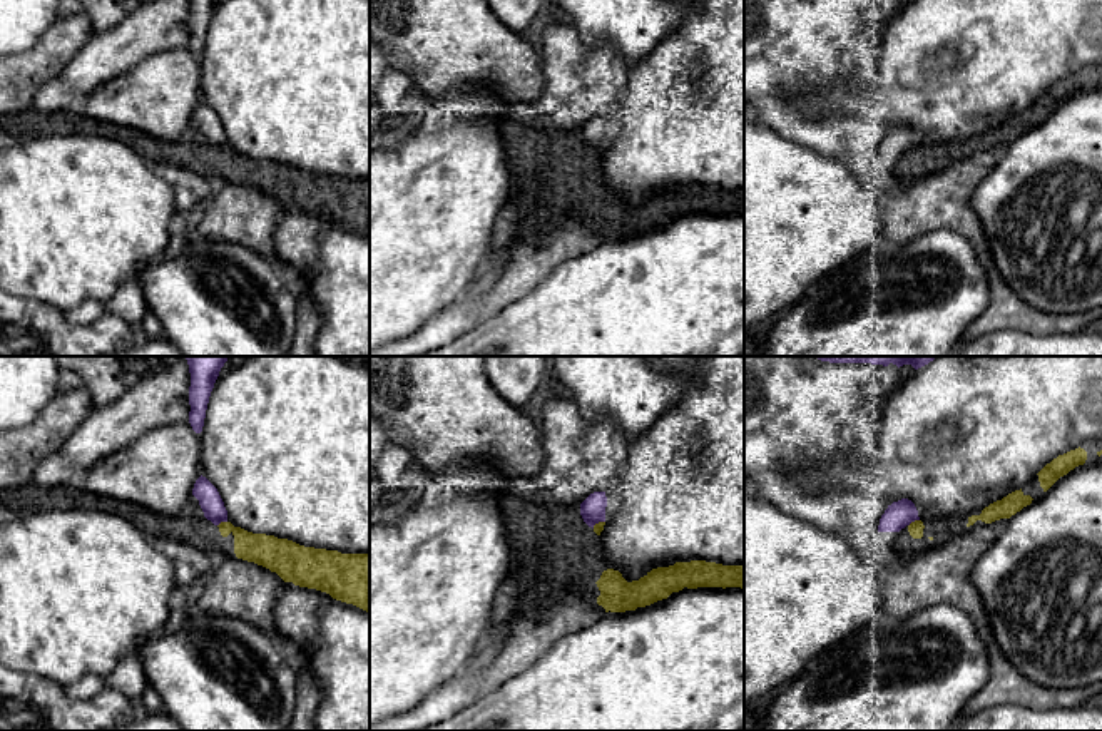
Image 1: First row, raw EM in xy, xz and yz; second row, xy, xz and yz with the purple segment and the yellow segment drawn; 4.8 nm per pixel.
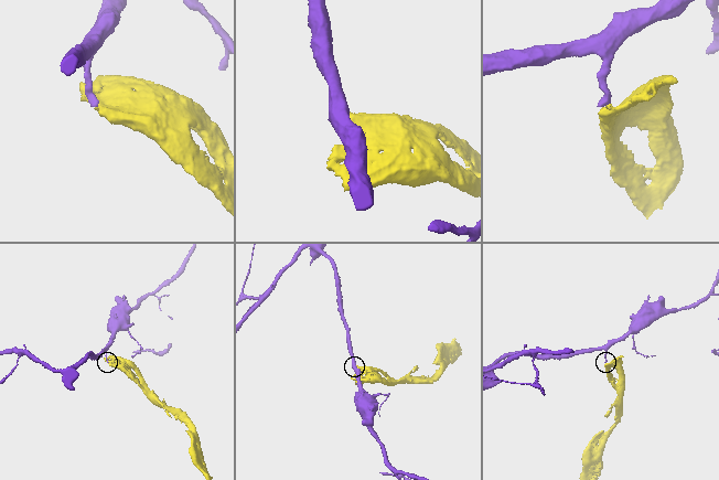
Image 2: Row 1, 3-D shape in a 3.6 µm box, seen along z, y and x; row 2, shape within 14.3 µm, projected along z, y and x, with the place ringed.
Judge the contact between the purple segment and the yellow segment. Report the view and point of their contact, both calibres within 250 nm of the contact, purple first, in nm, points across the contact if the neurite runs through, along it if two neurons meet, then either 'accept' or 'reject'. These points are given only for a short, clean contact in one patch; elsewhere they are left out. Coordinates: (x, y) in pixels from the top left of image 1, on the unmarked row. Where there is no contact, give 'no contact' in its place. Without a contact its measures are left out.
meets purple in yz at (913, 146); 130 nm thick on the purple side, 70 nm on the other; border along yz (918, 144), (908, 151); reject

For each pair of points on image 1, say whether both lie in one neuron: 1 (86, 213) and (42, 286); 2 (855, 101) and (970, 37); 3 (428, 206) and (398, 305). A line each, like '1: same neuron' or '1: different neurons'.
1: same neuron
2: same neuron
3: same neuron

